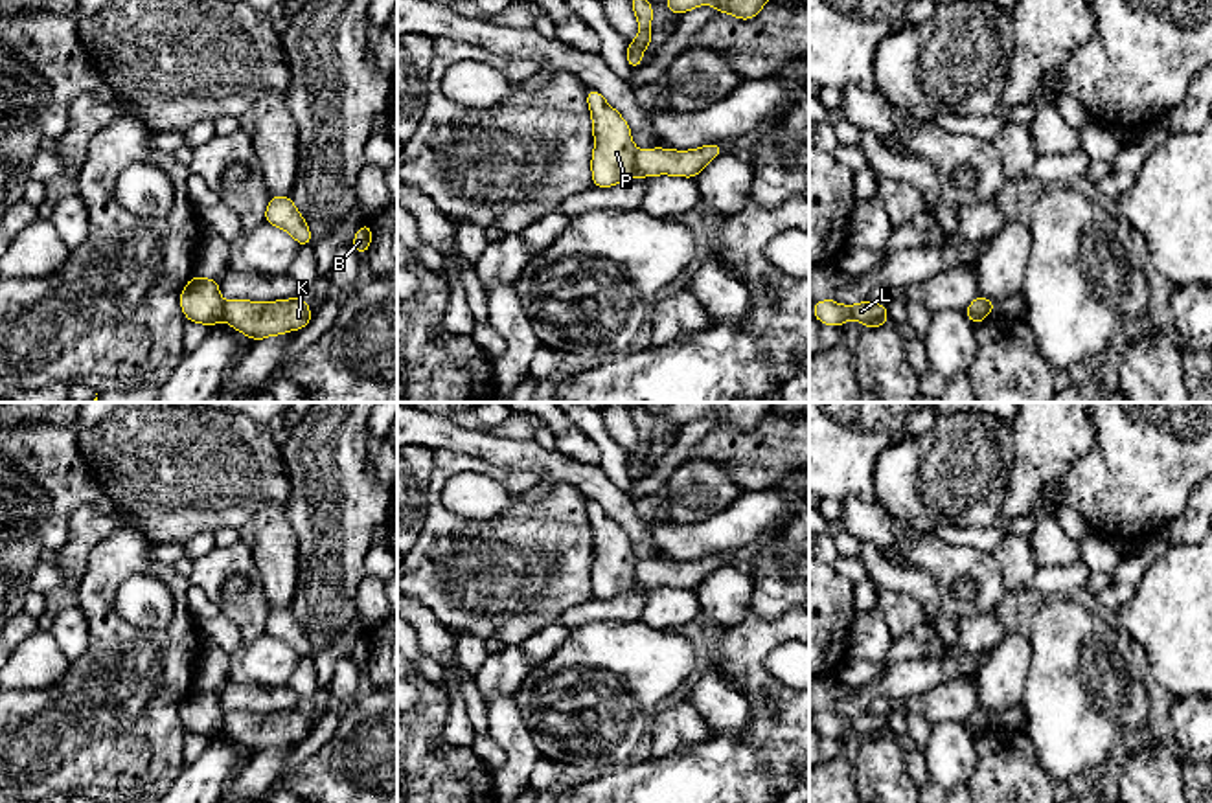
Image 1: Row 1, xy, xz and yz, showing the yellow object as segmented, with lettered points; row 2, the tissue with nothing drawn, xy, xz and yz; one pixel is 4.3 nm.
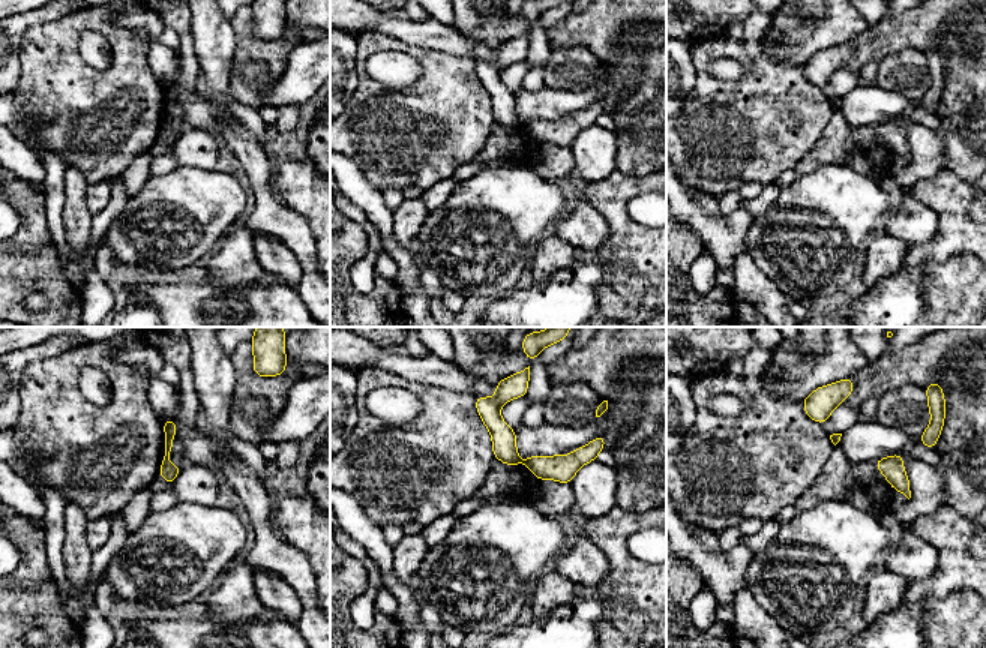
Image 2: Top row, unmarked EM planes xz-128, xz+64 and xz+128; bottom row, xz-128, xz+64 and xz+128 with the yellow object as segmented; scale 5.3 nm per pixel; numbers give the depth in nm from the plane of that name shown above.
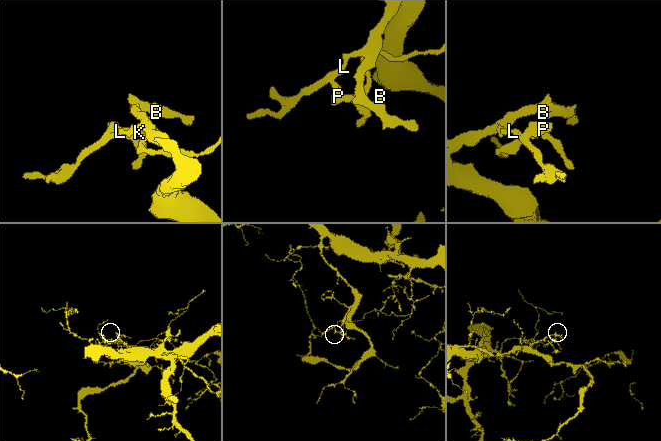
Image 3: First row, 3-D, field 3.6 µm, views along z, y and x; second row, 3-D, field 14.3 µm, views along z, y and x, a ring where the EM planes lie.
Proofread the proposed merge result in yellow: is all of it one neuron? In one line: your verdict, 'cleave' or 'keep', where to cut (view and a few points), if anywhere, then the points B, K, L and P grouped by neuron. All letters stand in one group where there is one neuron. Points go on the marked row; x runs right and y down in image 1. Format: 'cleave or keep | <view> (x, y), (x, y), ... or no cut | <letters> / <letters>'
cleave | xz (637, 151), (635, 175) | B L P / K

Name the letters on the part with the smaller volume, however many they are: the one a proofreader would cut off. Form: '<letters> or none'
K

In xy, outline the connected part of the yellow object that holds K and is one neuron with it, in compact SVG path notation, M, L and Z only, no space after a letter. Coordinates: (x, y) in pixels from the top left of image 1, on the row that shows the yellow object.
M230 300L224 303L223 320L254 342L303 329L311 322L311 307L300 300L278 300L270 303Z

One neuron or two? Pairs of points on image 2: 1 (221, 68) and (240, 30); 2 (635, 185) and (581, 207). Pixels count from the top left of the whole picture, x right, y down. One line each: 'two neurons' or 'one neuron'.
1: two neurons
2: two neurons

